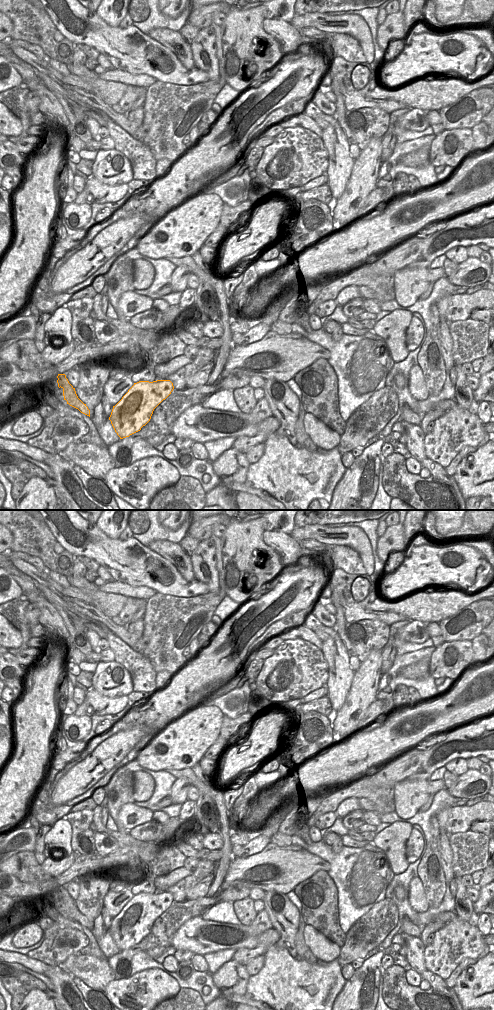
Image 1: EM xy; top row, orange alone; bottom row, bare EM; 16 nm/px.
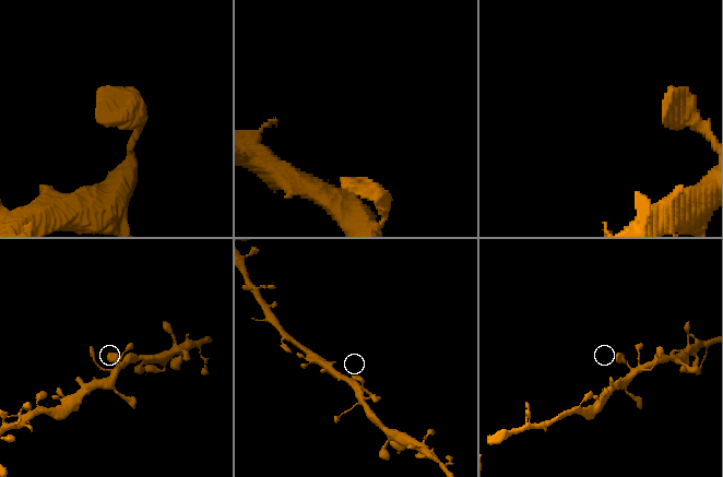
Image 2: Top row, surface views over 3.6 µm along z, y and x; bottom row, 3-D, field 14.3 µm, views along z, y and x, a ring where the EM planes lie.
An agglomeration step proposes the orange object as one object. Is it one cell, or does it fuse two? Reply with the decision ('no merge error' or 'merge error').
no merge error

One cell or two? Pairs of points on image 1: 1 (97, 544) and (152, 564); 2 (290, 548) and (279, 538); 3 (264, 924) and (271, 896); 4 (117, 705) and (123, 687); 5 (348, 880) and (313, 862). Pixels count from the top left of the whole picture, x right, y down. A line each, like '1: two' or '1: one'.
1: one
2: one
3: two
4: two
5: two

